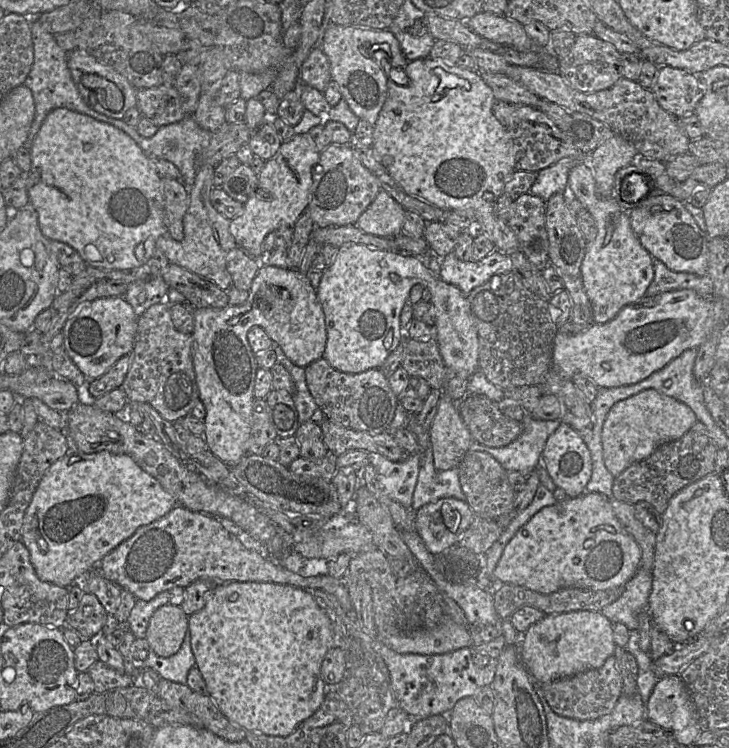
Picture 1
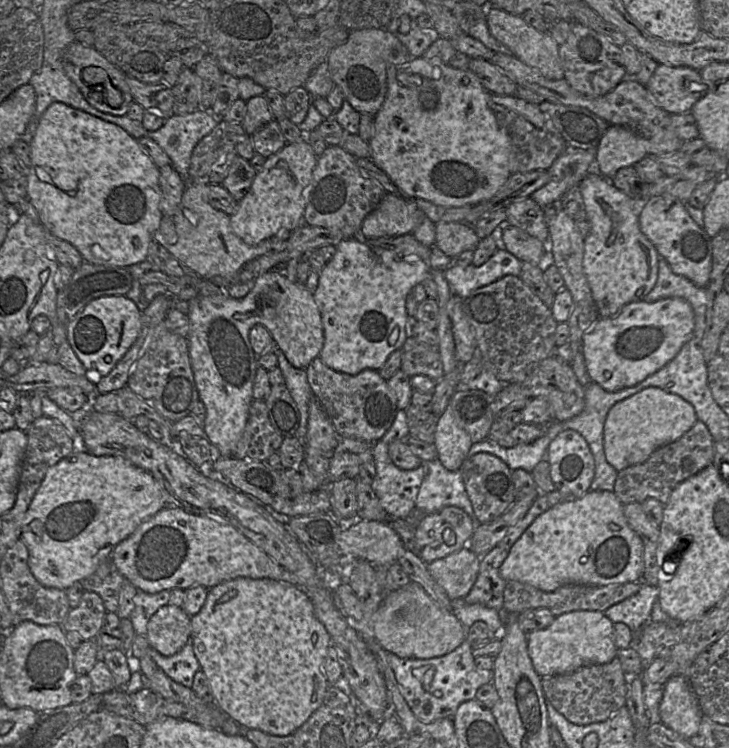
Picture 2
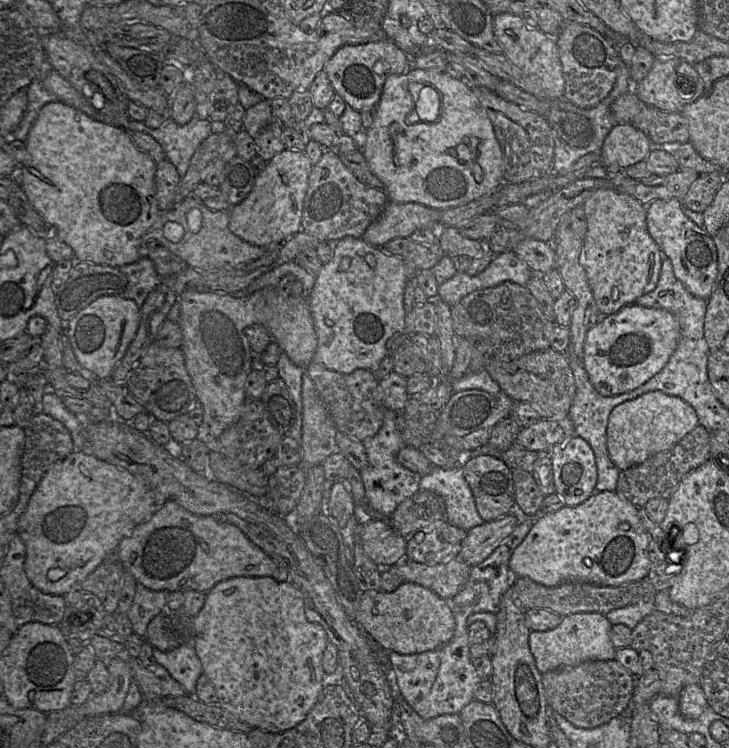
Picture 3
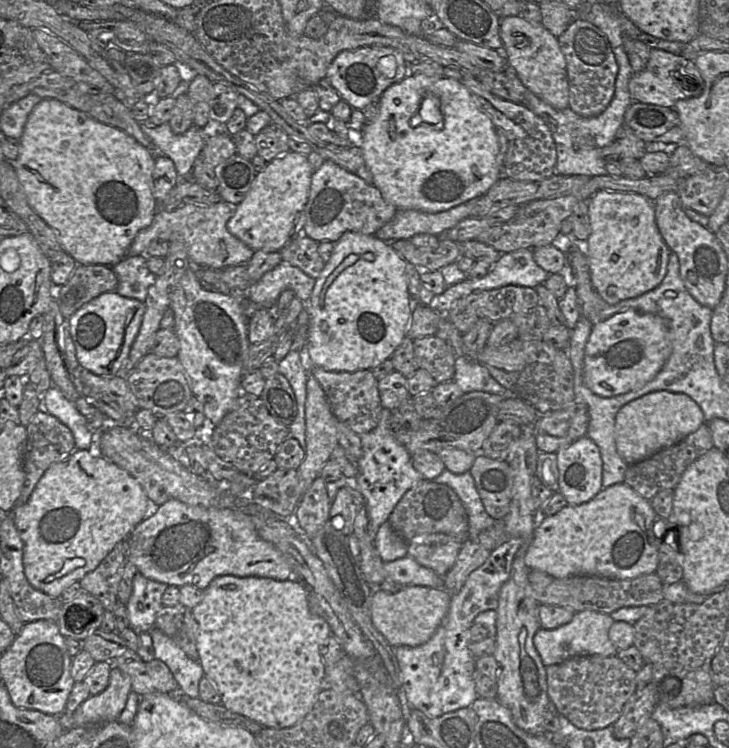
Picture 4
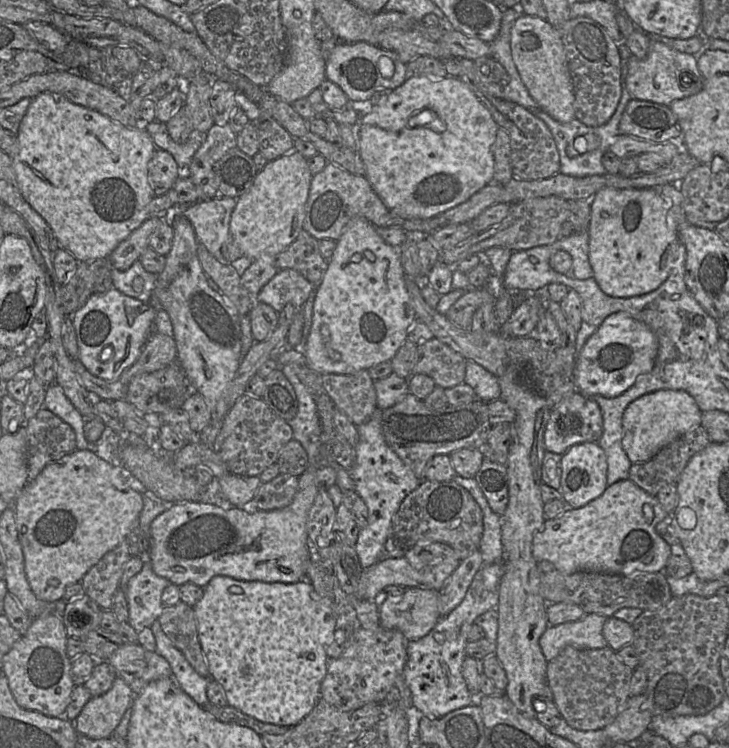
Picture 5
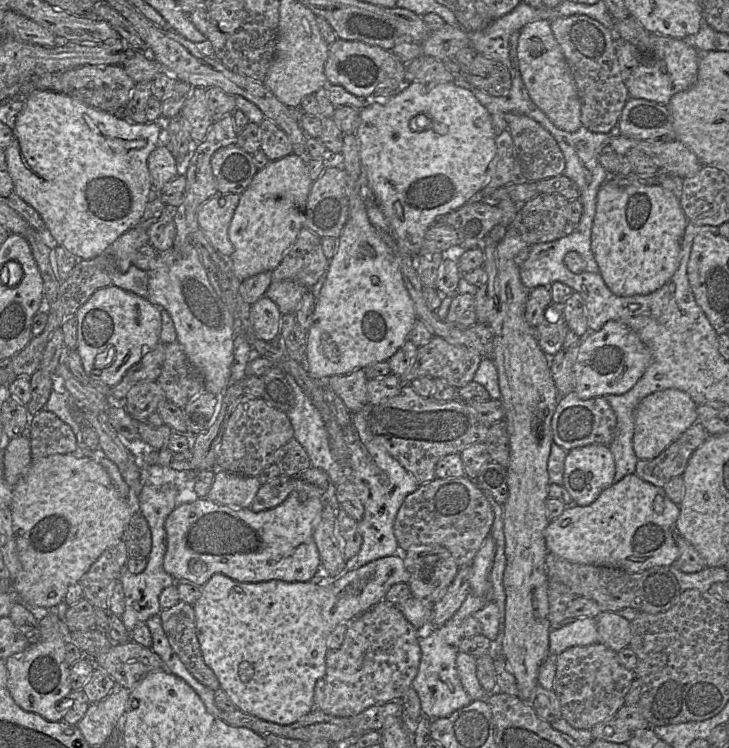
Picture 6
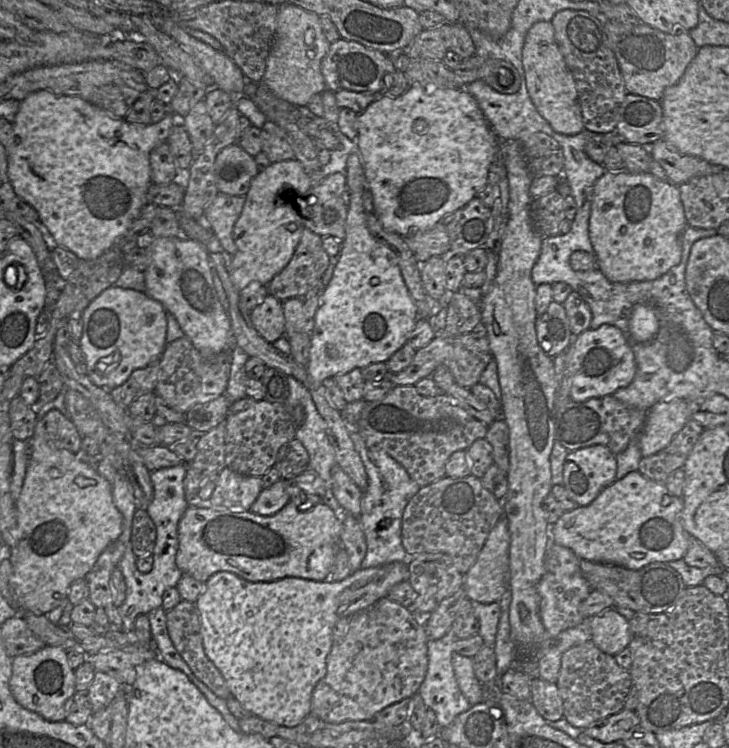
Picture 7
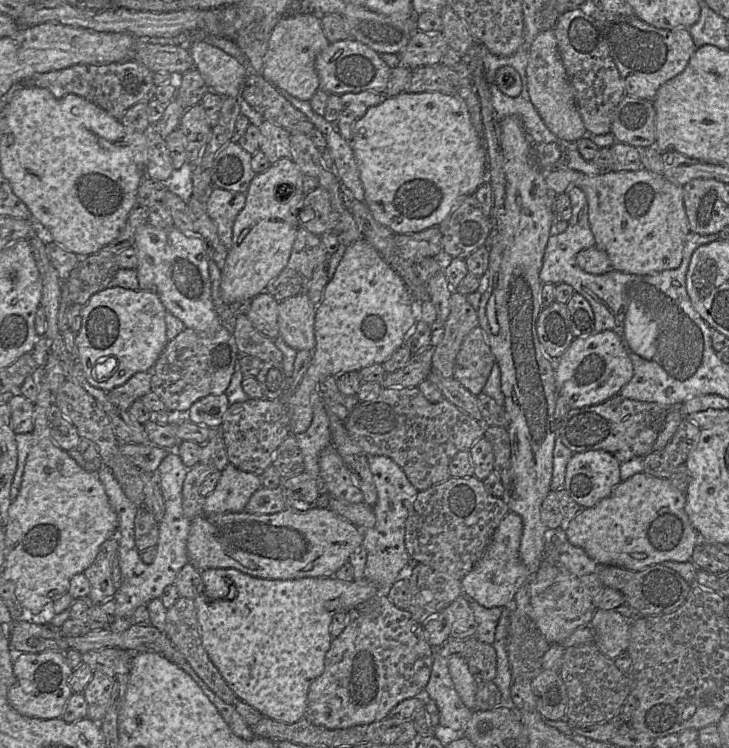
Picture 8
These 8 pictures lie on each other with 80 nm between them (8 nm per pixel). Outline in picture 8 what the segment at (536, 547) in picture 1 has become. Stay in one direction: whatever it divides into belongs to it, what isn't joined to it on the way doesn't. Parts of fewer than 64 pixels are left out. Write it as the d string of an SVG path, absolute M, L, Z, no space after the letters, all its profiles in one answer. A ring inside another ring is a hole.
M645 472L636 473L621 481L609 496L595 506L583 508L571 521L565 523L569 542L582 548L599 565L614 565L632 571L664 561L686 562L691 559L700 536L685 512L685 492L672 485L670 479L658 478Z

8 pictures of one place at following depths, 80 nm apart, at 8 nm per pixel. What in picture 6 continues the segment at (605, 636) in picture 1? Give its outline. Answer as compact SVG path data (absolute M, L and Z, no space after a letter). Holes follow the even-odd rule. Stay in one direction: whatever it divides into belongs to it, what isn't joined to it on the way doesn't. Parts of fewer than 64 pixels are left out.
M576 619L549 633L549 654L557 656L574 646L589 646L598 643L596 619Z

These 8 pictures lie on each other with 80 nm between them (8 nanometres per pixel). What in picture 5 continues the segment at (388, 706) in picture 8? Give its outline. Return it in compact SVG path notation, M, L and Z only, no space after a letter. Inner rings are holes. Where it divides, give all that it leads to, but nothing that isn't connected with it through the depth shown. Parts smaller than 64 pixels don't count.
M379 626L376 630L358 628L349 633L341 655L329 659L327 673L321 682L320 697L330 705L342 711L356 710L368 703L383 702L393 687L397 676L402 675L407 661L407 644L409 640L398 630Z

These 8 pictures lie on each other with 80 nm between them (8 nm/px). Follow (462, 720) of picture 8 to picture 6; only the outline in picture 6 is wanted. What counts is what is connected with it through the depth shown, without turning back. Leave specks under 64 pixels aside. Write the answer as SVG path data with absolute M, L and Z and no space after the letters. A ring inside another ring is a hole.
M469 592L461 607L441 627L429 627L425 632L419 632L419 646L421 659L412 687L421 701L422 715L430 720L449 717L454 711L470 705L473 701L465 691L456 667L456 657L459 645L464 638L463 622L482 609L490 598L474 596Z

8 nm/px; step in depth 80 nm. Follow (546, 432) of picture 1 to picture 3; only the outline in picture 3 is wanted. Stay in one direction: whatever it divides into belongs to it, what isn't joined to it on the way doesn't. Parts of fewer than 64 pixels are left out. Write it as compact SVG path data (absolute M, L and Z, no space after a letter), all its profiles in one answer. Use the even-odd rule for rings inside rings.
M488 443L470 451L470 459L476 456L489 455L502 460L510 469L523 469L531 473L533 464L539 458L550 457L551 451L530 451L524 447L512 446L509 450L499 451Z

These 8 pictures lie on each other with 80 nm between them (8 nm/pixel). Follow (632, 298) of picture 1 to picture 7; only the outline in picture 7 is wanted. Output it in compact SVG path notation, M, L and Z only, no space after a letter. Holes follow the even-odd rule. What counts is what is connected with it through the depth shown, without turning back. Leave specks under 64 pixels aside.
M606 171L594 184L589 218L589 238L596 257L597 269L613 283L630 283L655 280L671 268L677 266L682 256L682 238L685 229L688 227L683 204L680 199L679 186L669 182L661 181L649 173L630 173L628 171Z

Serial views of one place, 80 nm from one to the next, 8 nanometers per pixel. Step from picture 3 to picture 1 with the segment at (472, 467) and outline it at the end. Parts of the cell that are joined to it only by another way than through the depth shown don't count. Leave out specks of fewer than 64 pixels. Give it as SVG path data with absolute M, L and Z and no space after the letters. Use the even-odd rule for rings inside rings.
M467 452L459 464L459 481L472 512L481 518L496 520L507 512L513 504L516 492L509 484L508 472L486 452Z

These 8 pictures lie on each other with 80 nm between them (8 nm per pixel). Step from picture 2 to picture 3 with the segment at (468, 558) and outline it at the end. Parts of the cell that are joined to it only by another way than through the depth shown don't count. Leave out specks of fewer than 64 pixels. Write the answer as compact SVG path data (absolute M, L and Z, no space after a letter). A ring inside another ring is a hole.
M459 554L447 563L426 565L404 559L393 567L406 582L419 584L445 600L463 588L472 568L462 561Z

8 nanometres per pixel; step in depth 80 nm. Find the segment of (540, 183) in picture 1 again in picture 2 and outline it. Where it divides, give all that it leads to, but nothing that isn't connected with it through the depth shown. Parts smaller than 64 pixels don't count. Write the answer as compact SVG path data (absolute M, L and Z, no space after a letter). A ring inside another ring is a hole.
M566 146L565 150L547 169L550 181L531 194L541 208L557 201L571 187L578 185L587 174L601 175L596 159L596 148L578 149Z

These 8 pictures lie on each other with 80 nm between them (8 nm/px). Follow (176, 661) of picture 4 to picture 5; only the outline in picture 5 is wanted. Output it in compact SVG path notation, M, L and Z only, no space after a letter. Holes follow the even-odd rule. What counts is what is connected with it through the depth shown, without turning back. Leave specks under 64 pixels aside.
M156 619L150 627L156 642L155 652L169 663L177 684L200 706L211 703L207 697L207 678L199 675L163 632Z

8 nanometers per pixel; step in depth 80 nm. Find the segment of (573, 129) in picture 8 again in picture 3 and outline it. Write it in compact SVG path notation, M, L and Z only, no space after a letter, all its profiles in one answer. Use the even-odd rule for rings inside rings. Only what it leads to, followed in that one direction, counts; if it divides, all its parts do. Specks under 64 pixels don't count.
M499 13L493 17L493 30L497 41L503 47L507 58L523 72L538 77L546 94L561 99L565 93L565 79L556 39L540 29L531 29L521 15Z

